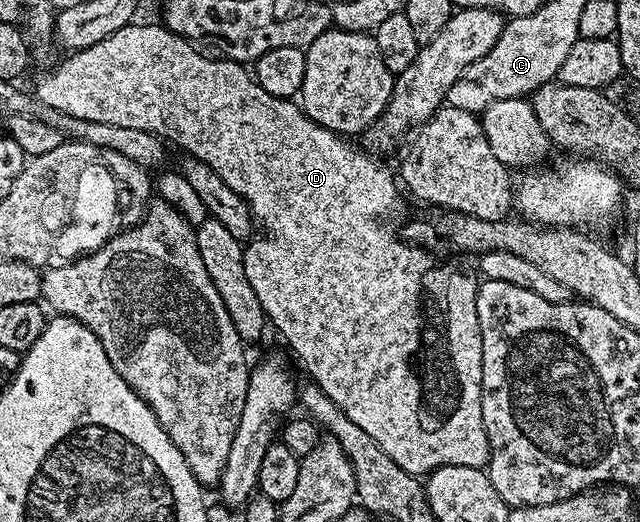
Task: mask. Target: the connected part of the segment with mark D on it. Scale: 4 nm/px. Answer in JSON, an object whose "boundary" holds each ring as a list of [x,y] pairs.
{"boundary":[[[132,21],[126,27],[117,29],[117,33],[105,37],[105,41],[97,41],[97,45],[89,45],[89,49],[68,54],[65,57],[67,59],[36,81],[34,96],[45,105],[73,117],[144,130],[159,136],[168,144],[176,143],[180,152],[205,161],[205,165],[209,165],[209,169],[213,169],[213,173],[217,173],[217,177],[221,177],[221,181],[225,181],[225,185],[229,185],[233,193],[237,193],[248,203],[254,222],[258,226],[260,223],[267,230],[267,235],[256,234],[244,246],[245,274],[261,301],[270,326],[275,326],[283,334],[292,353],[311,374],[310,382],[323,390],[343,410],[345,417],[349,417],[349,421],[354,421],[358,427],[365,429],[365,433],[369,433],[369,437],[373,437],[373,441],[377,441],[377,445],[381,445],[381,449],[385,449],[385,453],[389,453],[389,457],[393,457],[393,461],[397,461],[397,465],[401,465],[401,469],[405,469],[410,475],[423,477],[445,465],[486,468],[491,450],[489,437],[485,433],[485,421],[481,417],[481,325],[477,321],[480,280],[476,272],[472,268],[471,272],[467,267],[458,267],[455,263],[438,263],[431,256],[434,254],[430,250],[404,241],[401,235],[399,240],[399,235],[395,232],[395,218],[398,217],[403,203],[399,200],[401,187],[397,182],[396,172],[394,175],[385,164],[378,163],[369,152],[354,147],[351,144],[354,142],[348,141],[344,136],[336,135],[314,123],[298,102],[267,93],[244,64],[204,53],[196,44],[187,42],[167,27],[155,23]]]}

